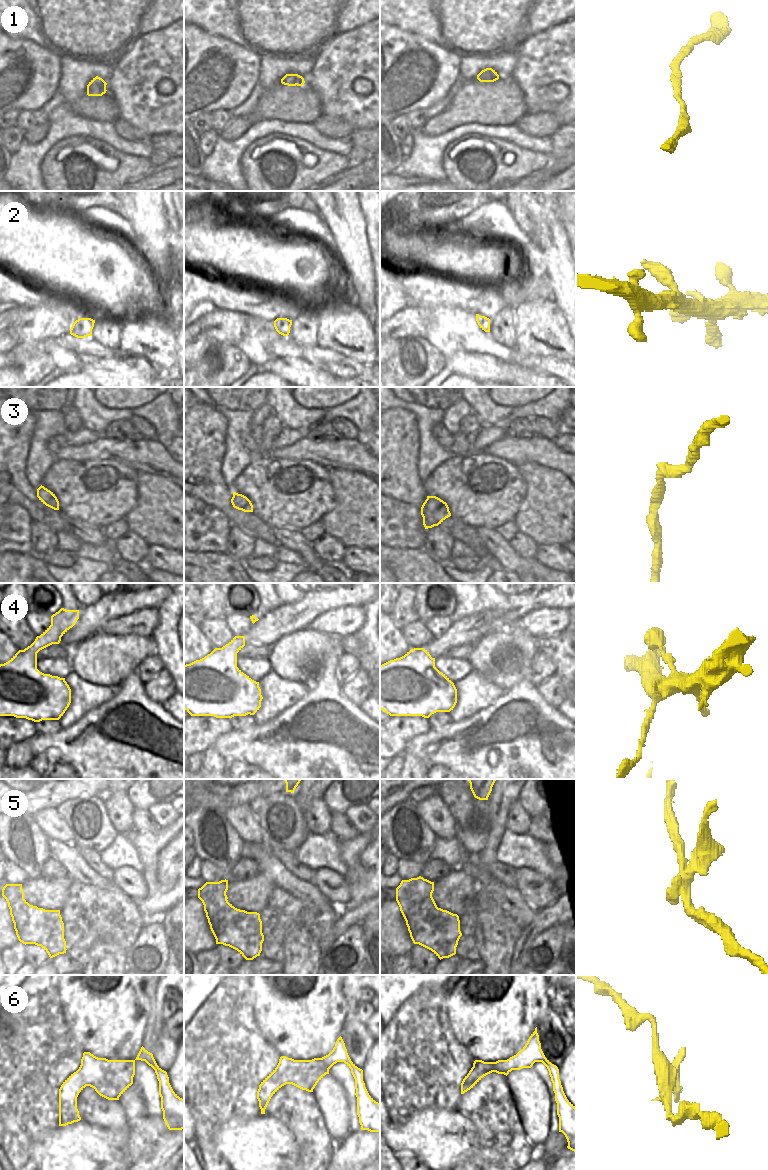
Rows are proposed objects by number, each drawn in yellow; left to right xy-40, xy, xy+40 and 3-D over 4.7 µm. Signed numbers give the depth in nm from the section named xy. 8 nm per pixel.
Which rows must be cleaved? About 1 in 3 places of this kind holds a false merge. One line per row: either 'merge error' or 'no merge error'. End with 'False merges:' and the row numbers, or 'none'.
1: no merge error
2: no merge error
3: no merge error
4: no merge error
5: merge error
6: merge error
False merges: 5, 6

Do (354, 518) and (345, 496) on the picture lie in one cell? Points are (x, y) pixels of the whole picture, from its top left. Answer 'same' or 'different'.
same

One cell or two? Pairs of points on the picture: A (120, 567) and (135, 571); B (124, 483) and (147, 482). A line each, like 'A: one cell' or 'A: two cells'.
A: one cell
B: two cells

